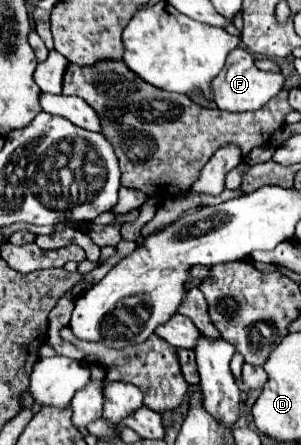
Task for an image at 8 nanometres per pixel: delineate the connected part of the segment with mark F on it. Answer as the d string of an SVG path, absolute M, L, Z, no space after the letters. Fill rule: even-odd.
M236 47L230 51L224 69L214 77L214 101L220 109L226 111L256 111L262 105L266 105L282 87L284 87L284 75L282 73L272 73L272 71L262 71L254 65L254 57L250 51L244 47Z

